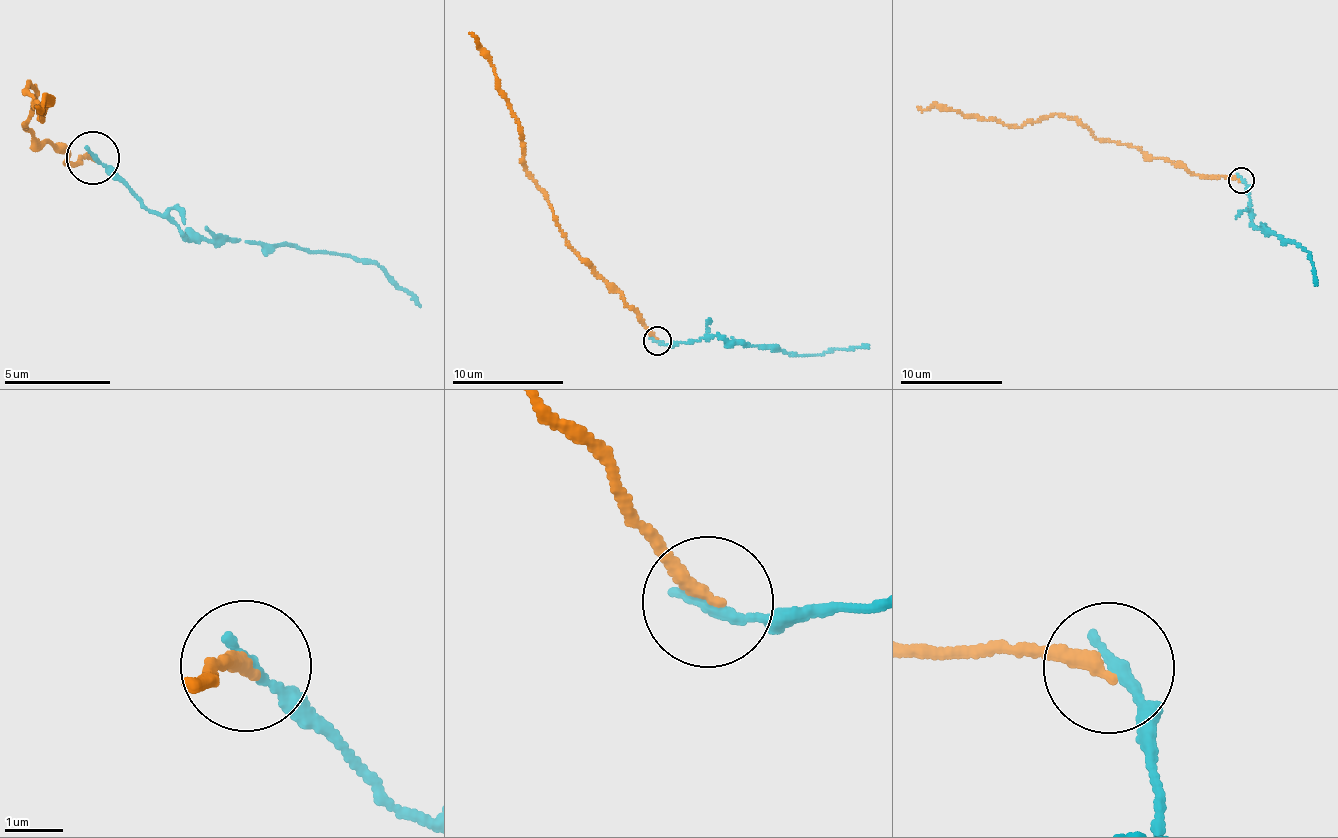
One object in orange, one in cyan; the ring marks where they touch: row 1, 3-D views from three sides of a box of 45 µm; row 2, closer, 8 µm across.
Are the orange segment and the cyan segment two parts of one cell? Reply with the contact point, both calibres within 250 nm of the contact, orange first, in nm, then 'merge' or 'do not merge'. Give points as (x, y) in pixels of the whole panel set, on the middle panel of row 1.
(657, 341) | 240/220 nm | do not merge

